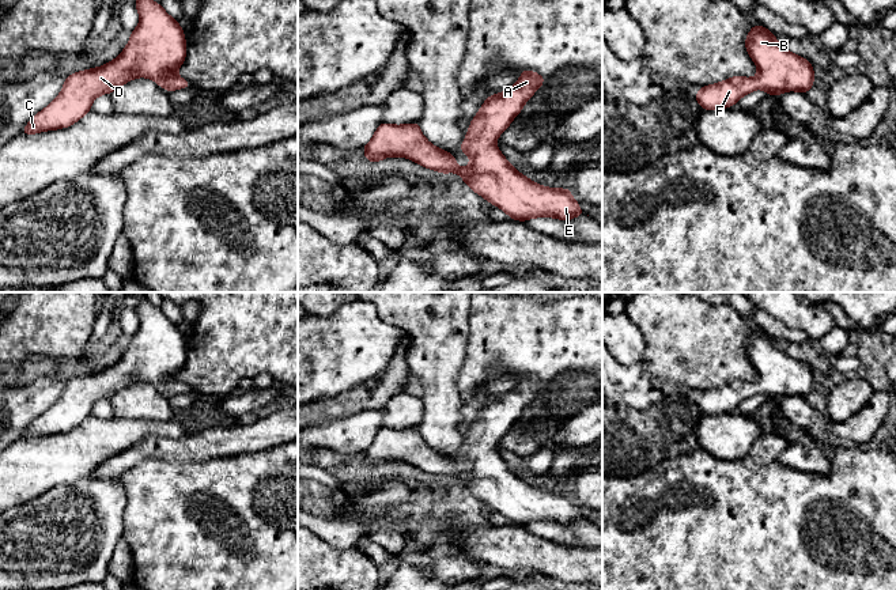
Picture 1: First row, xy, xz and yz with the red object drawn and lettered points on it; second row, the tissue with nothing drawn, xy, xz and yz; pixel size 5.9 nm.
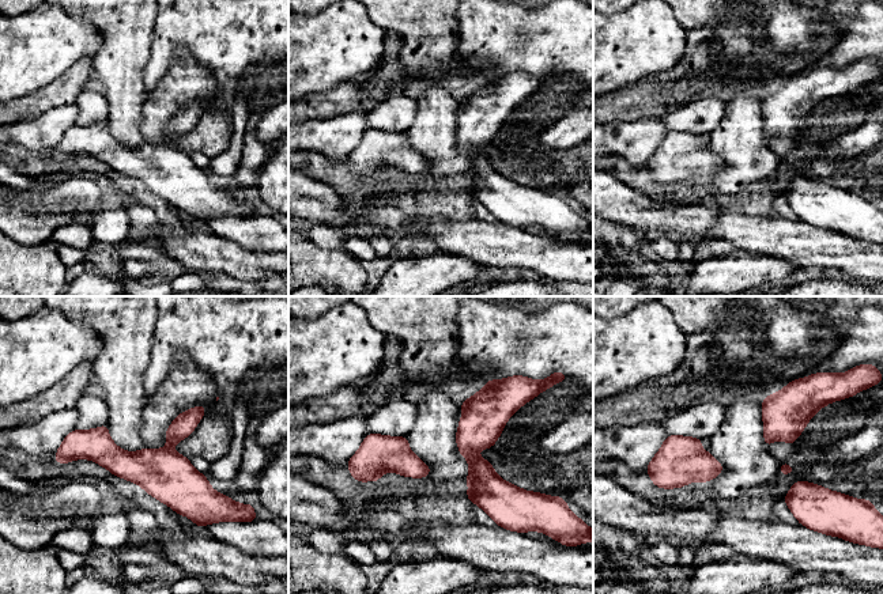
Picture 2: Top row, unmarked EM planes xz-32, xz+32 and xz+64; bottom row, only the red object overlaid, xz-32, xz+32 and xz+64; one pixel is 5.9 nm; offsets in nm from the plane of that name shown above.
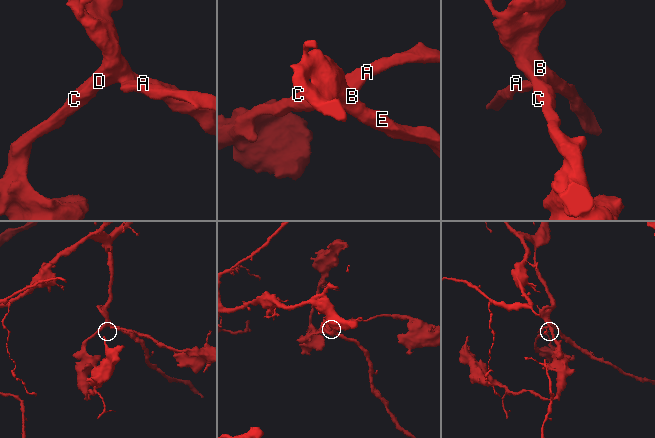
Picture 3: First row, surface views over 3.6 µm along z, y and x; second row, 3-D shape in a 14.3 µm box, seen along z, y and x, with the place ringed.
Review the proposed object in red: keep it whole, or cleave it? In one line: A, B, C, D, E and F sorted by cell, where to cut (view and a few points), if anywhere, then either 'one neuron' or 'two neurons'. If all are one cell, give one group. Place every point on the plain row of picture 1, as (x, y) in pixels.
A B C D E F; no cut; one neuron

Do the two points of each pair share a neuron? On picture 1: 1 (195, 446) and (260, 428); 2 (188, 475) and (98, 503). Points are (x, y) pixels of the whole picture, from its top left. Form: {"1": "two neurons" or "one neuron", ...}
{"1": "one neuron", "2": "two neurons"}

